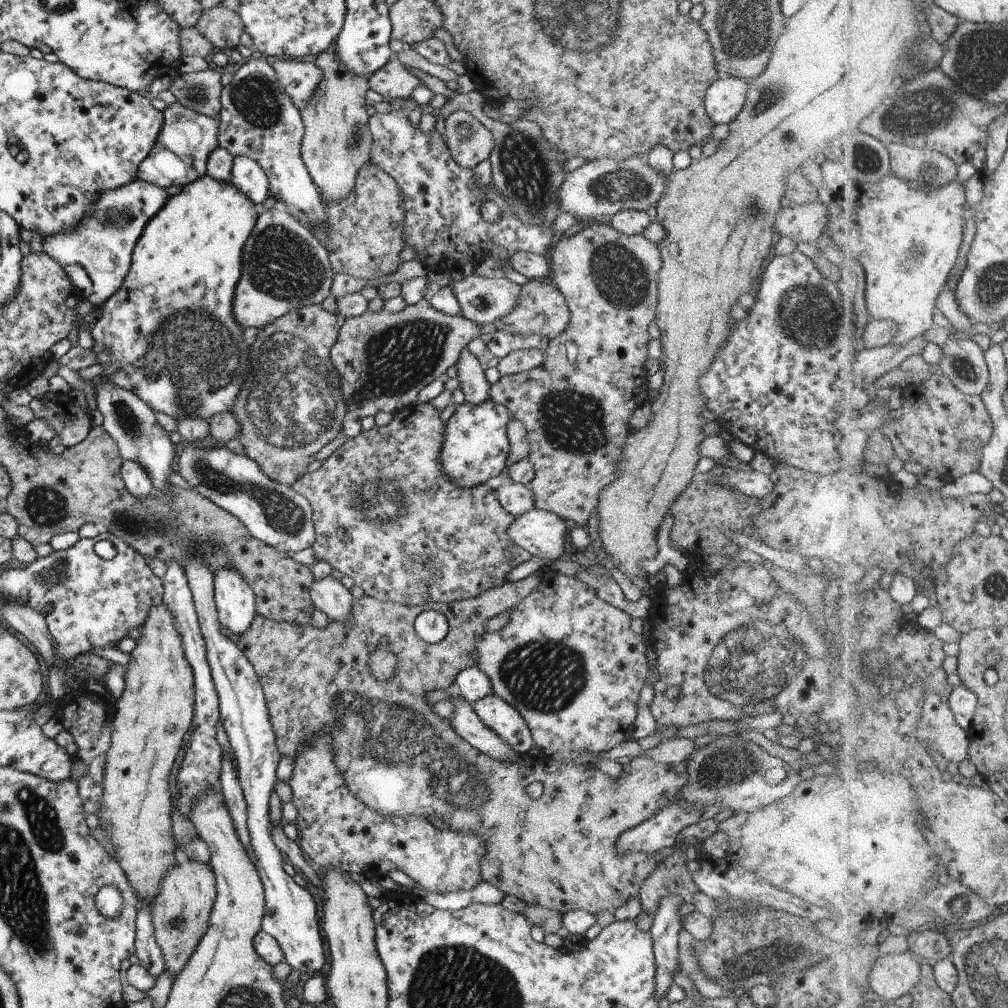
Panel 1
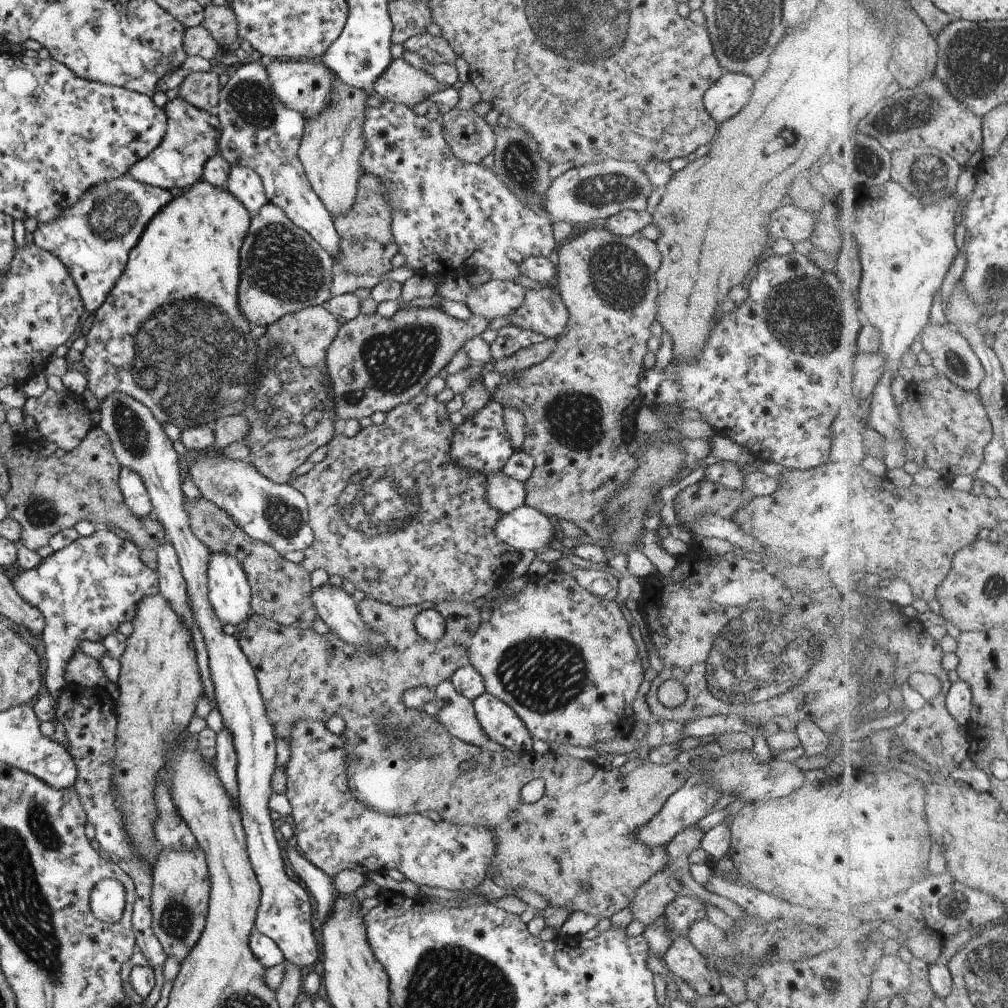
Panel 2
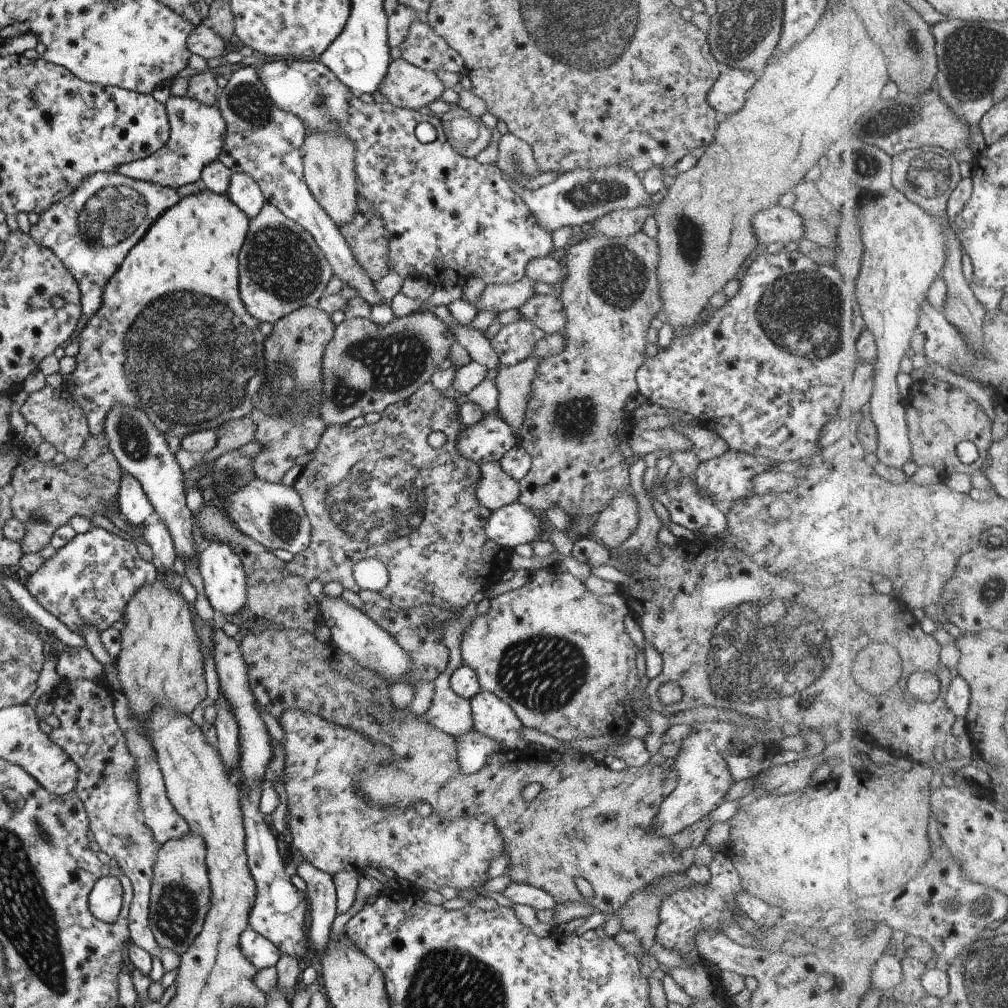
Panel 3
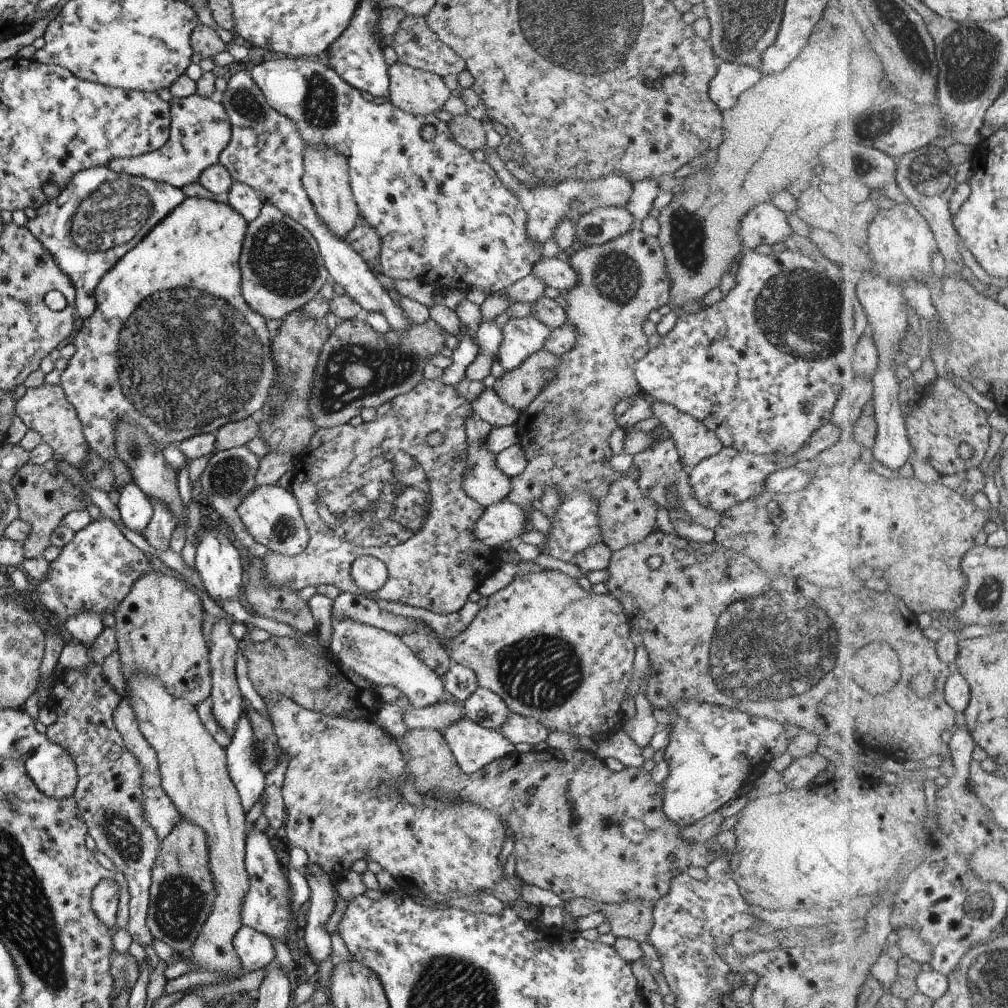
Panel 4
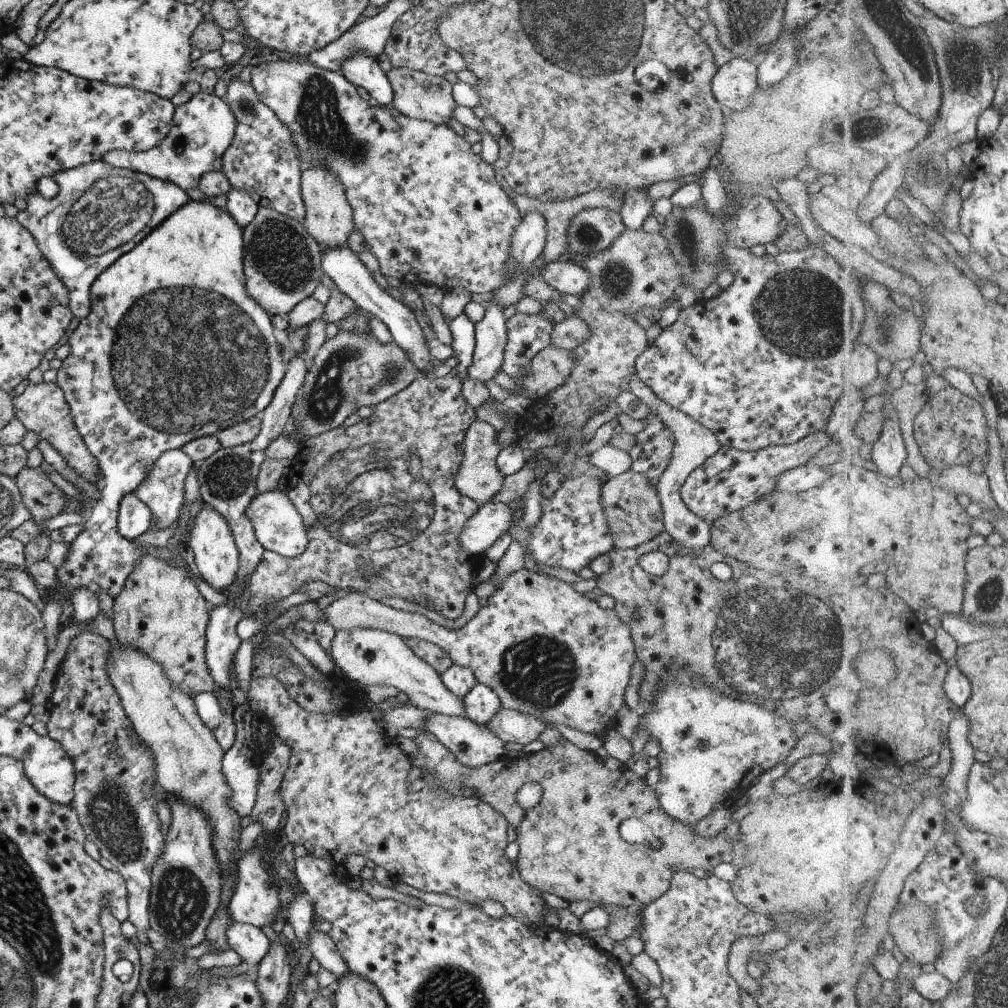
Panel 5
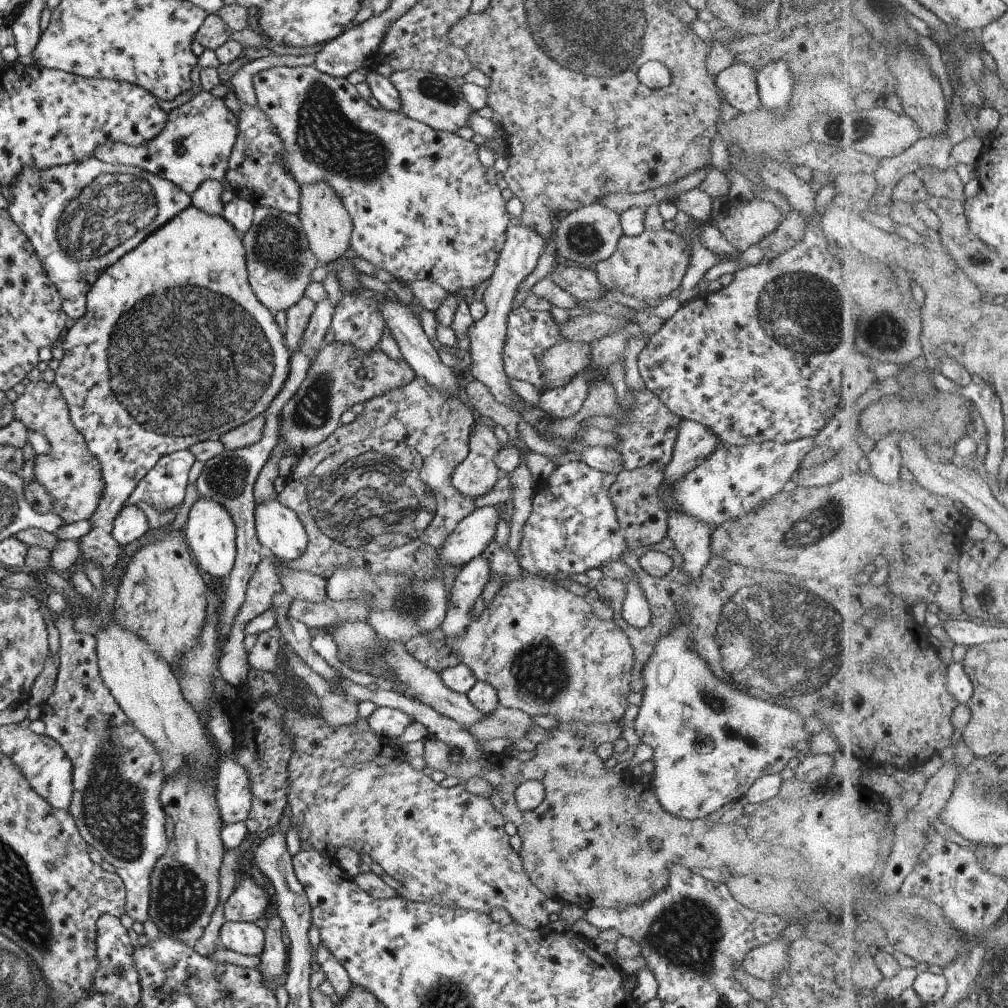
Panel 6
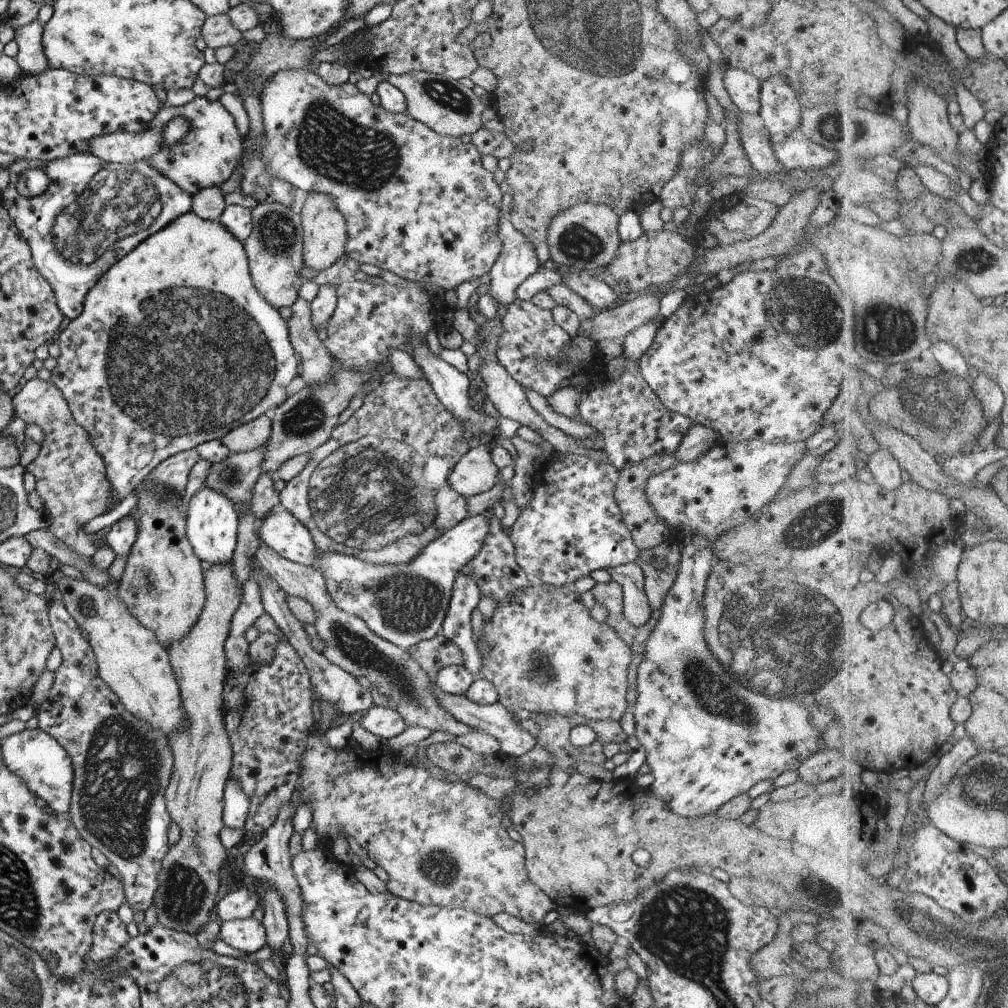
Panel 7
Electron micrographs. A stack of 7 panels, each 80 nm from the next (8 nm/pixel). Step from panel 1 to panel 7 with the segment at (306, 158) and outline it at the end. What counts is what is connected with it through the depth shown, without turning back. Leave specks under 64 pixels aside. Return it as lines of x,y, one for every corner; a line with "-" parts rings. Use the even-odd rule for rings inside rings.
307,193
300,212
302,228
302,259
307,268
325,270
344,254
347,227
343,215
332,205
331,197
323,193

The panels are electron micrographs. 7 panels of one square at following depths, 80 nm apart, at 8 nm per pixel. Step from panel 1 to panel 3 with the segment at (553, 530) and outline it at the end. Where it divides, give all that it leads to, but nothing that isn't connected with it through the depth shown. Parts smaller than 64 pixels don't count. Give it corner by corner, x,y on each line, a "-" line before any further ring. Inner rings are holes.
519,502
490,511
484,533
500,549
512,550
517,544
530,544
543,531
543,517

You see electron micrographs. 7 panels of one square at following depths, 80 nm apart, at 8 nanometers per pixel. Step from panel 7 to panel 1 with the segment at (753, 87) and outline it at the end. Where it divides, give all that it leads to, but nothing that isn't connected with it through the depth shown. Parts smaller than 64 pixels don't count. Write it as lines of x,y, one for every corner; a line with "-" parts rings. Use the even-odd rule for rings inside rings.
720,76
704,94
704,111
716,124
730,123
741,110
746,99
747,80
740,77

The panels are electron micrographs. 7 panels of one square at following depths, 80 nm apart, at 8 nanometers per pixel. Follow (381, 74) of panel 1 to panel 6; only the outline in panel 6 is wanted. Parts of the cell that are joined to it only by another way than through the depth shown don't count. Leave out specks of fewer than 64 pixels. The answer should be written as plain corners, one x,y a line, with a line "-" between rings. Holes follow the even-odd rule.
409,69
393,71
388,79
399,95
398,110
432,129
455,133
457,128
467,126
469,113
474,113
464,102
457,90
457,82
452,78

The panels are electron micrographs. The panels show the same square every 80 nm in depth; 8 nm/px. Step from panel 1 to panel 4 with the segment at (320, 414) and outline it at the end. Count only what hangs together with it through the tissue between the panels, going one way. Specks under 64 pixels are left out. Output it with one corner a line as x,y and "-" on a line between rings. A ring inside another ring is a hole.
298,310
286,314
275,334
271,335
270,355
276,373
269,396
260,410
263,418
258,422
258,437
269,449
262,458
258,458
254,476
257,487
274,485
282,474
290,470
293,456
304,450
317,430
309,414
308,401
315,382
312,379
315,363
329,335
330,330
324,320
318,321

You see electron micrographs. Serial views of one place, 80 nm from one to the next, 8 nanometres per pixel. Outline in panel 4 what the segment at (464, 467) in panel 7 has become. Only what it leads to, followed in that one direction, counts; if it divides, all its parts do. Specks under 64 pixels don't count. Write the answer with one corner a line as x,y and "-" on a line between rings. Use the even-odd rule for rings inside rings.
471,413
466,416
464,427
468,469
462,480
462,489
468,497
477,501
482,507
505,500
511,490
510,478
497,468
495,455
484,448
484,438
492,426
481,420
477,414

